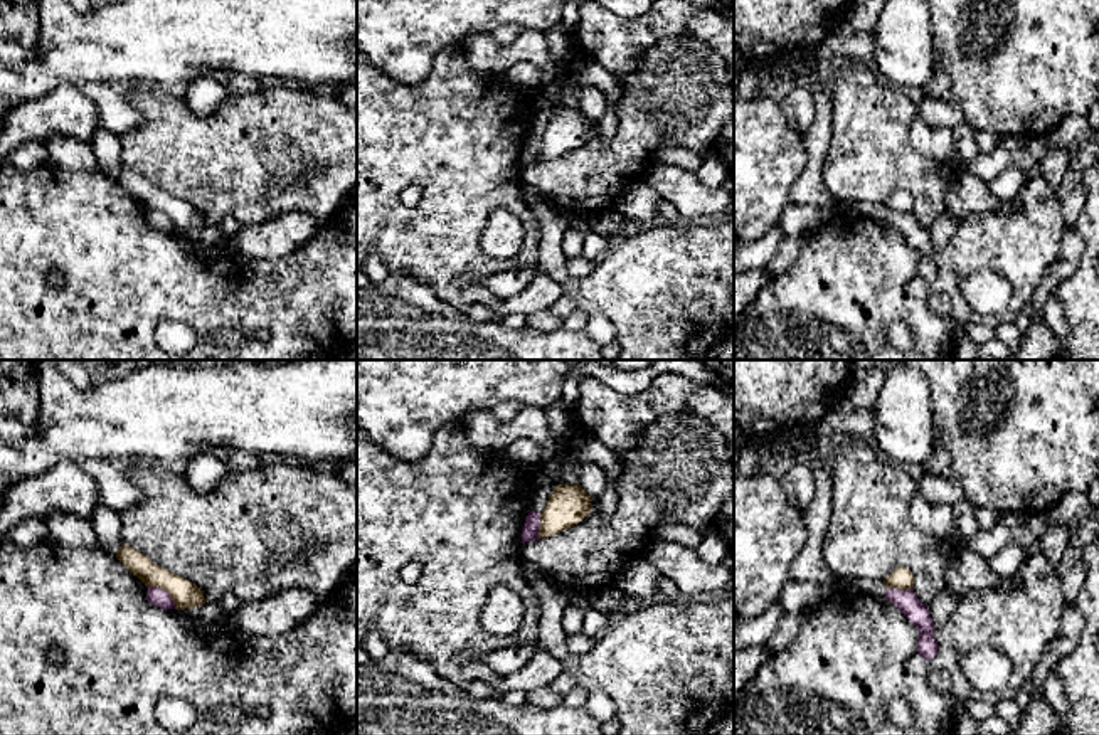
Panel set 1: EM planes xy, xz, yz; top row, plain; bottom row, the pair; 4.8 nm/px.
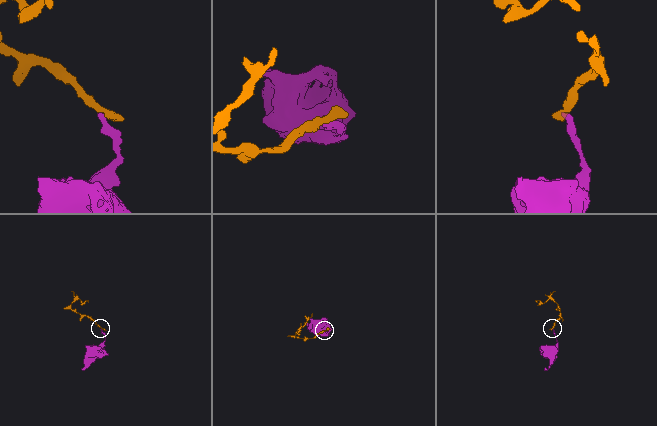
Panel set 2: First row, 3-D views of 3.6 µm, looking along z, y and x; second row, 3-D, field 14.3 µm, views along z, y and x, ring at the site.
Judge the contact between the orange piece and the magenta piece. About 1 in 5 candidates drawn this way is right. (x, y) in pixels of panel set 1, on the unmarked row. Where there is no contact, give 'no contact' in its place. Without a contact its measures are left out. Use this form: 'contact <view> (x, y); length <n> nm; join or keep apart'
contact xy (165, 212); length 180 nm; keep apart

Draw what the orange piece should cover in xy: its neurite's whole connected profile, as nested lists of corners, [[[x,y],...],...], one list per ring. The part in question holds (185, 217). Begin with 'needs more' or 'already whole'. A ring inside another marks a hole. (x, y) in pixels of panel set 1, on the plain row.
already whole; [[[123,167],[116,175],[116,182],[146,210],[160,210],[167,214],[178,234],[205,227],[205,220],[195,207],[153,187],[133,170]]]

